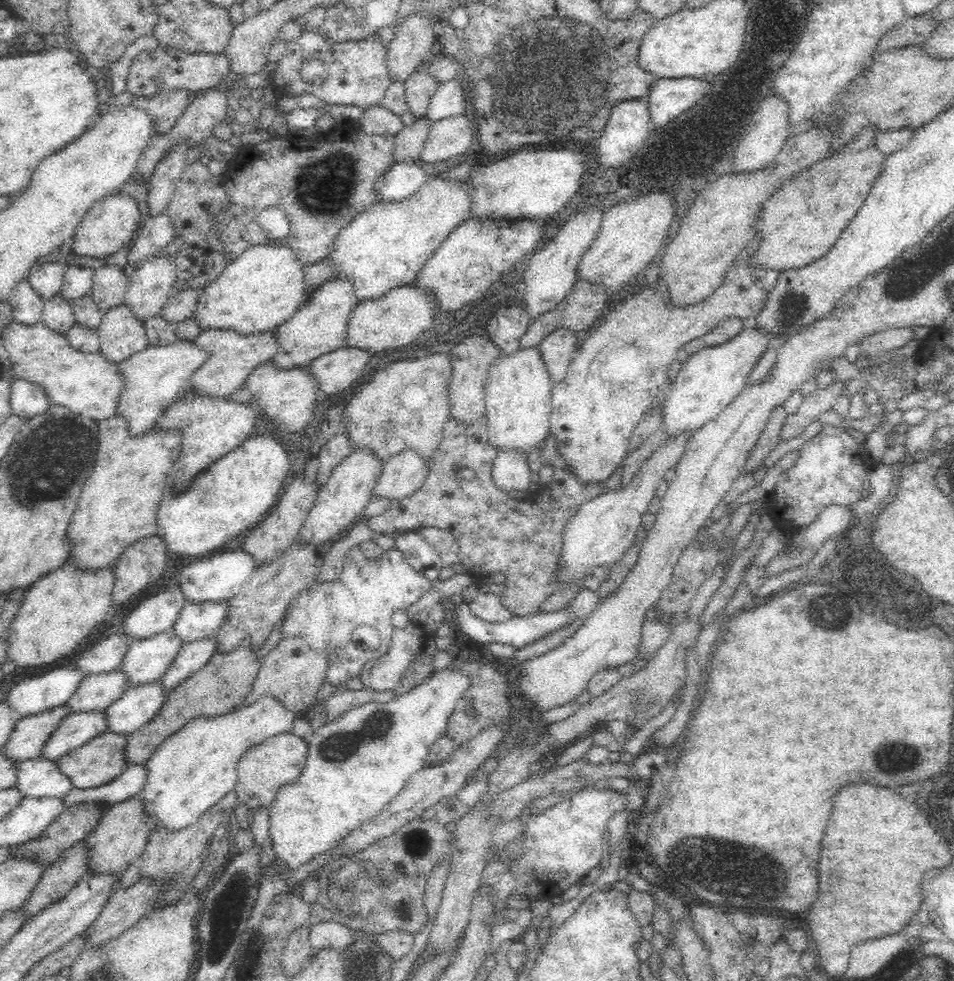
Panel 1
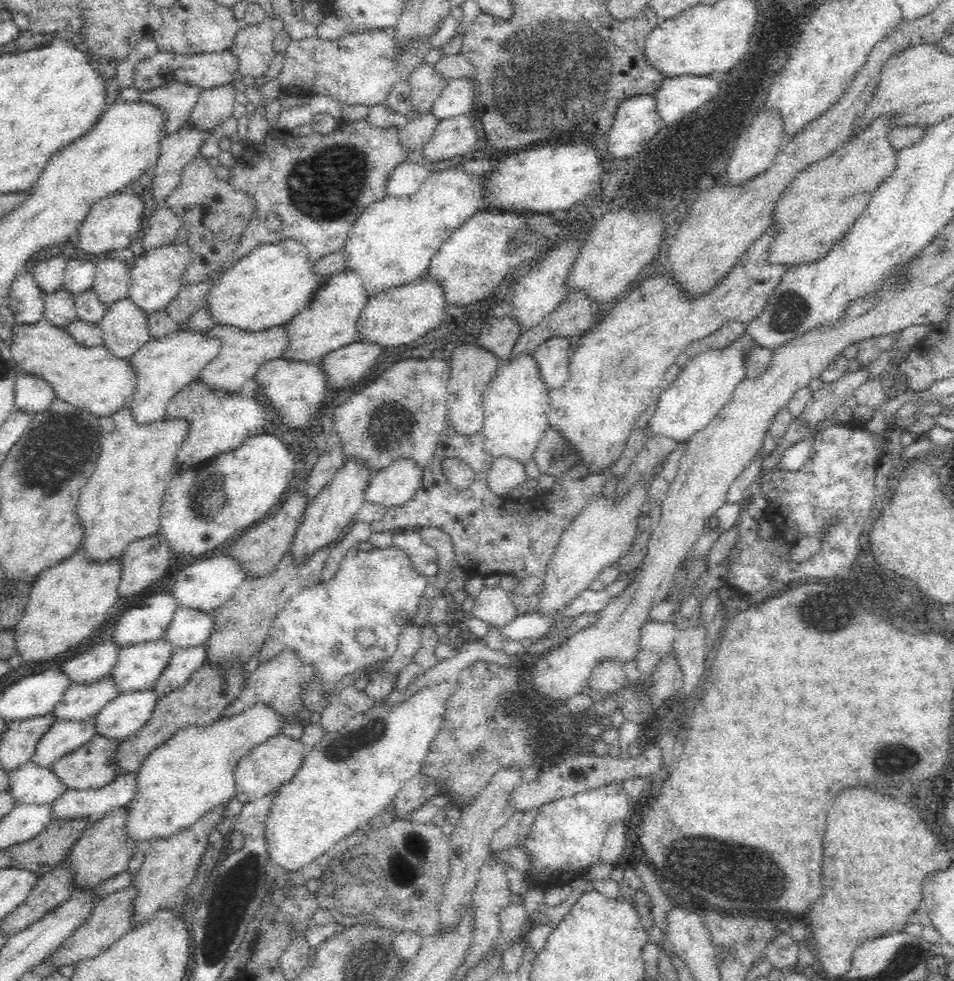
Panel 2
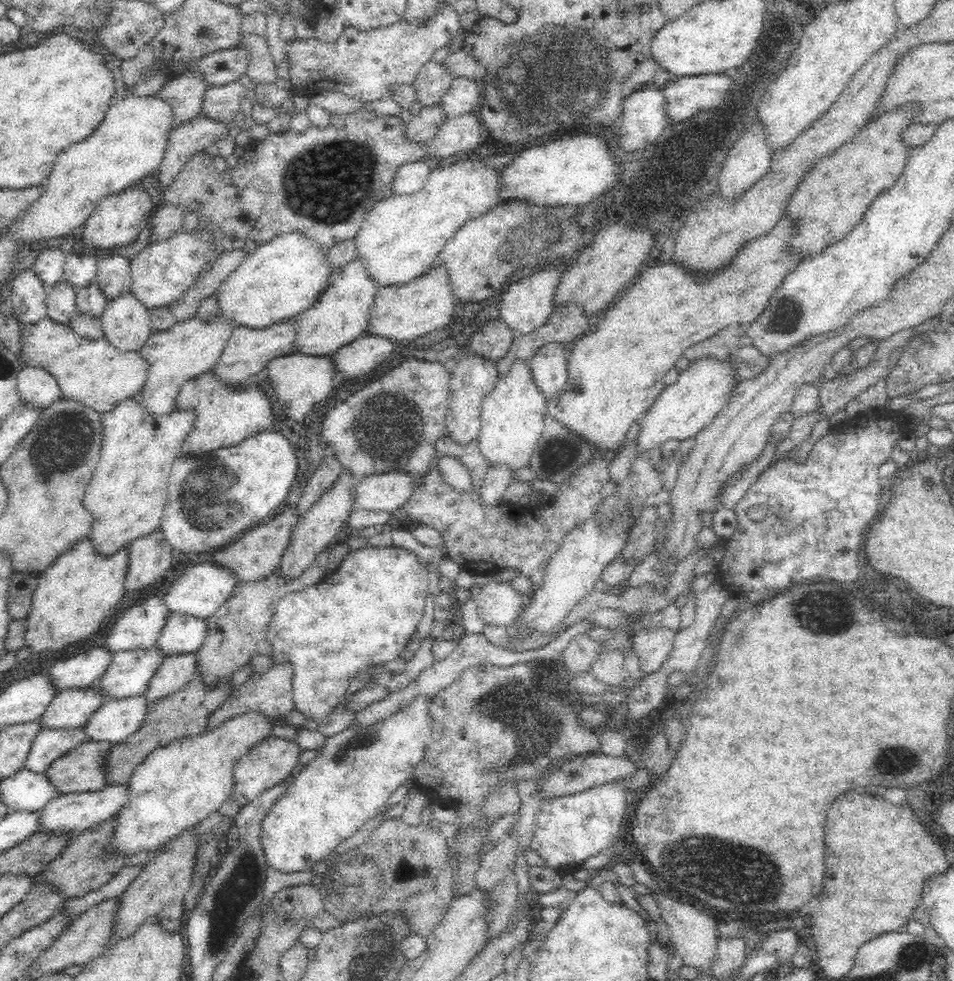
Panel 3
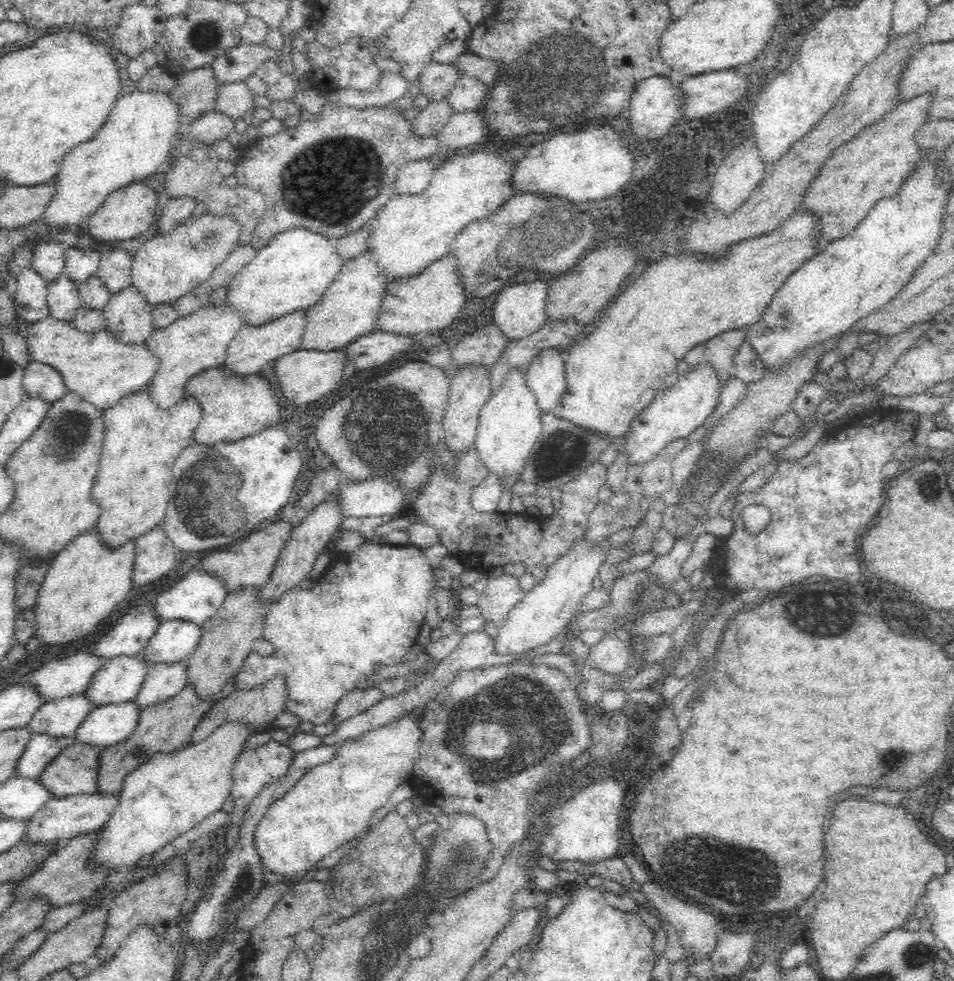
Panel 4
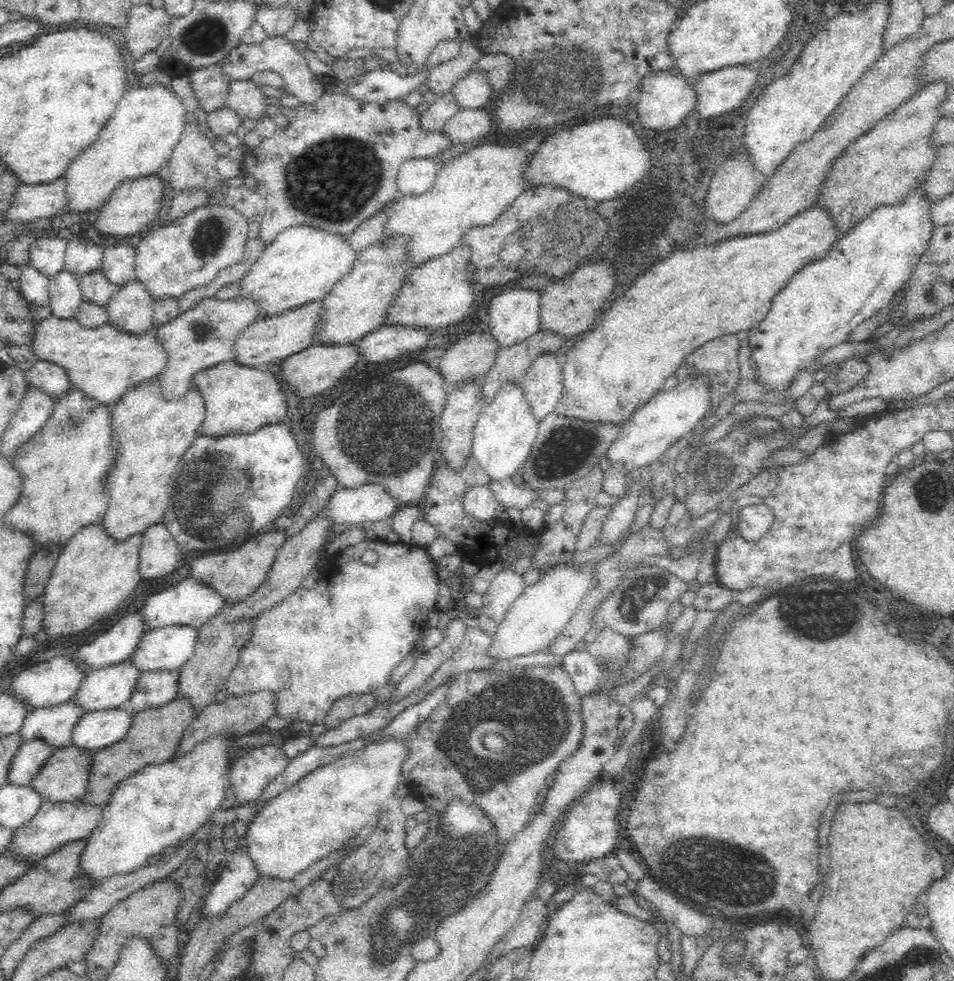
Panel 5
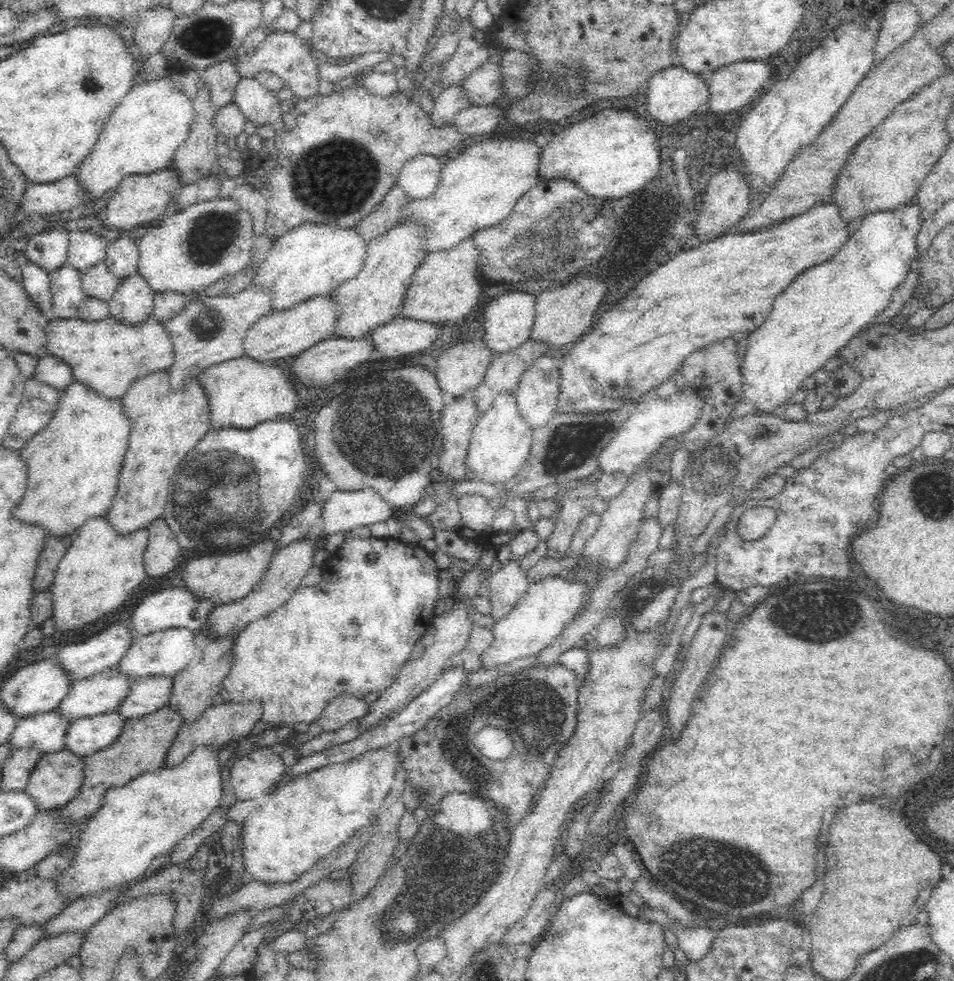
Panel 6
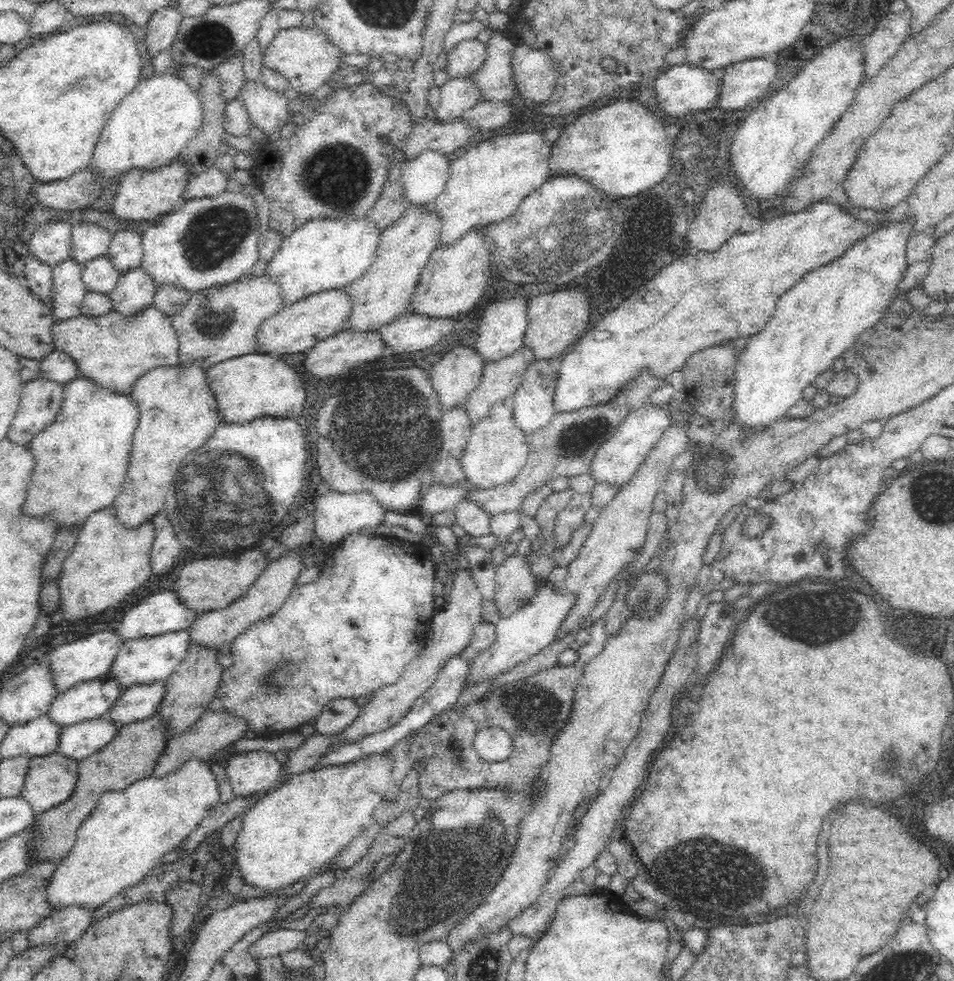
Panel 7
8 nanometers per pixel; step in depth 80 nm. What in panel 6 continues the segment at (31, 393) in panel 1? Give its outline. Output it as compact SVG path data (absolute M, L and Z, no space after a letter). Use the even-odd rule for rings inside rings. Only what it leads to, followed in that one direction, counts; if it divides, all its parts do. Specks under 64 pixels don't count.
M39 356L36 368L30 378L39 380L50 385L54 390L61 392L70 386L73 379L71 368L66 363L61 362L55 356Z

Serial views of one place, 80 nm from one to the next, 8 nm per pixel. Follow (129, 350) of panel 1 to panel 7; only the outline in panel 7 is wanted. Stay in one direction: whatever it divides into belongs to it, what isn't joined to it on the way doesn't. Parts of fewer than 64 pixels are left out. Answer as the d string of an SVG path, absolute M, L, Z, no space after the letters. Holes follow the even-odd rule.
M141 266L120 275L116 288L110 294L112 311L122 316L136 316L151 308L157 286Z

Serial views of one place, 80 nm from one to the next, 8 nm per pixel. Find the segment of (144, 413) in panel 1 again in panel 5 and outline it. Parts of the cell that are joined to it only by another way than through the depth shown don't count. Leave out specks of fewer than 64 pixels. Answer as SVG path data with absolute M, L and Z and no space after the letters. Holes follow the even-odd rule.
M216 297L204 298L194 309L188 312L180 313L174 320L167 322L164 326L153 329L154 340L159 344L162 350L165 350L166 364L156 377L159 382L160 396L166 401L180 399L191 387L192 377L207 367L232 361L232 345L236 337L251 322L256 320L256 304L250 300L241 300L238 298L220 300Z

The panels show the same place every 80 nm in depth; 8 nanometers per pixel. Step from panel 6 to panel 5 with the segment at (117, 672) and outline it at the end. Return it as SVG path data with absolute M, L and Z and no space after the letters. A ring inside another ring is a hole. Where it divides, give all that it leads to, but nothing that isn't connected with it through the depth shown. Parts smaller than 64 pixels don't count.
M132 659L90 670L74 699L86 712L128 705L142 673Z

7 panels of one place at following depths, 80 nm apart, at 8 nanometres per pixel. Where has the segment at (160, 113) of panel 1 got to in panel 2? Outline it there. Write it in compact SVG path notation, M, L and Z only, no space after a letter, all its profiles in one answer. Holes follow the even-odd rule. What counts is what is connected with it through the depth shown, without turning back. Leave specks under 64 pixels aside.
M173 83L151 92L140 94L140 102L151 104L161 110L163 116L163 132L172 134L184 127L189 110L198 101L201 90L184 83Z

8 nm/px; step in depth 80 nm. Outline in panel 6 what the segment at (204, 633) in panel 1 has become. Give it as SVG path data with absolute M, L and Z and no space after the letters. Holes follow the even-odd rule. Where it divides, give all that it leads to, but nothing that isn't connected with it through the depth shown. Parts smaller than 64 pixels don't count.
M165 628L159 631L135 634L131 650L120 660L118 669L128 673L130 678L139 676L174 676L195 656L195 631L189 628Z

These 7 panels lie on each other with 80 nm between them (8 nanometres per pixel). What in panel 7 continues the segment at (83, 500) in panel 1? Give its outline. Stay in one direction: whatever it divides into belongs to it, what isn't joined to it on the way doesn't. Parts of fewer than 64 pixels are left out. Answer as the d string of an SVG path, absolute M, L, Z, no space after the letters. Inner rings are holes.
M200 362L186 368L179 365L154 368L136 380L127 397L136 403L138 424L131 440L124 484L111 508L117 523L133 530L164 511L167 493L182 459L202 446L220 422Z

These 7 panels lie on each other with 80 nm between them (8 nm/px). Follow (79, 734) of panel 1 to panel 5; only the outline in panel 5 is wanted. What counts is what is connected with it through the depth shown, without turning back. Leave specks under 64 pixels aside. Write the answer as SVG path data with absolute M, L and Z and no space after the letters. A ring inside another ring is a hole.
M38 738L27 740L12 761L7 782L27 785L56 750L57 746L48 741Z

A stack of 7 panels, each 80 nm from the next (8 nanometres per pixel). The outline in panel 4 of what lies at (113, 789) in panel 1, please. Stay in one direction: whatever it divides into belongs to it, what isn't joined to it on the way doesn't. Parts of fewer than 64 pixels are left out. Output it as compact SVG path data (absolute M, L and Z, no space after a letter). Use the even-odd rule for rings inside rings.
M121 792L112 794L74 794L64 798L52 798L35 814L29 818L28 832L24 836L25 840L33 842L48 842L61 844L66 839L81 835L90 831L96 831L110 820L112 812L120 804Z

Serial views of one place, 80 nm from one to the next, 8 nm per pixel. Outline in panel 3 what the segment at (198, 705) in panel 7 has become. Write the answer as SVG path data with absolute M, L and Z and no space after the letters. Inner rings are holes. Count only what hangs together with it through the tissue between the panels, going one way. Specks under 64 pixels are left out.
M326 549L320 551L314 560L313 564L310 564L308 568L300 574L290 578L283 576L282 568L279 565L270 576L266 576L264 580L258 580L257 582L241 582L234 587L230 598L224 602L224 604L216 610L212 616L207 619L208 632L206 639L202 644L202 647L198 650L198 664L197 667L202 669L204 680L207 684L215 683L218 679L225 676L231 676L240 670L245 664L250 663L252 656L257 653L257 646L260 642L267 640L268 628L276 603L282 600L286 595L290 595L292 592L300 592L304 587L316 585L320 583L326 577L326 568L330 564L328 551Z

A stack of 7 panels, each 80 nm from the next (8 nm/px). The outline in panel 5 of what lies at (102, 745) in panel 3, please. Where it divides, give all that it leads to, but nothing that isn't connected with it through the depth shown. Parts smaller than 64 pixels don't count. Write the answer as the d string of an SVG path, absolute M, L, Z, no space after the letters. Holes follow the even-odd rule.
M72 742L65 747L57 747L30 783L36 787L36 791L40 792L43 800L46 801L70 802L80 799L88 793L94 754L96 750L76 747Z

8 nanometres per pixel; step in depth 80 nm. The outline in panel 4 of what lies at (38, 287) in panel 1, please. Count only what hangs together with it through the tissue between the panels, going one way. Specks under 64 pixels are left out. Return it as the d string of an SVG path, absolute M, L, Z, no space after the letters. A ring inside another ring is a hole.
M41 242L33 252L30 266L50 283L65 272L65 247L63 242Z

